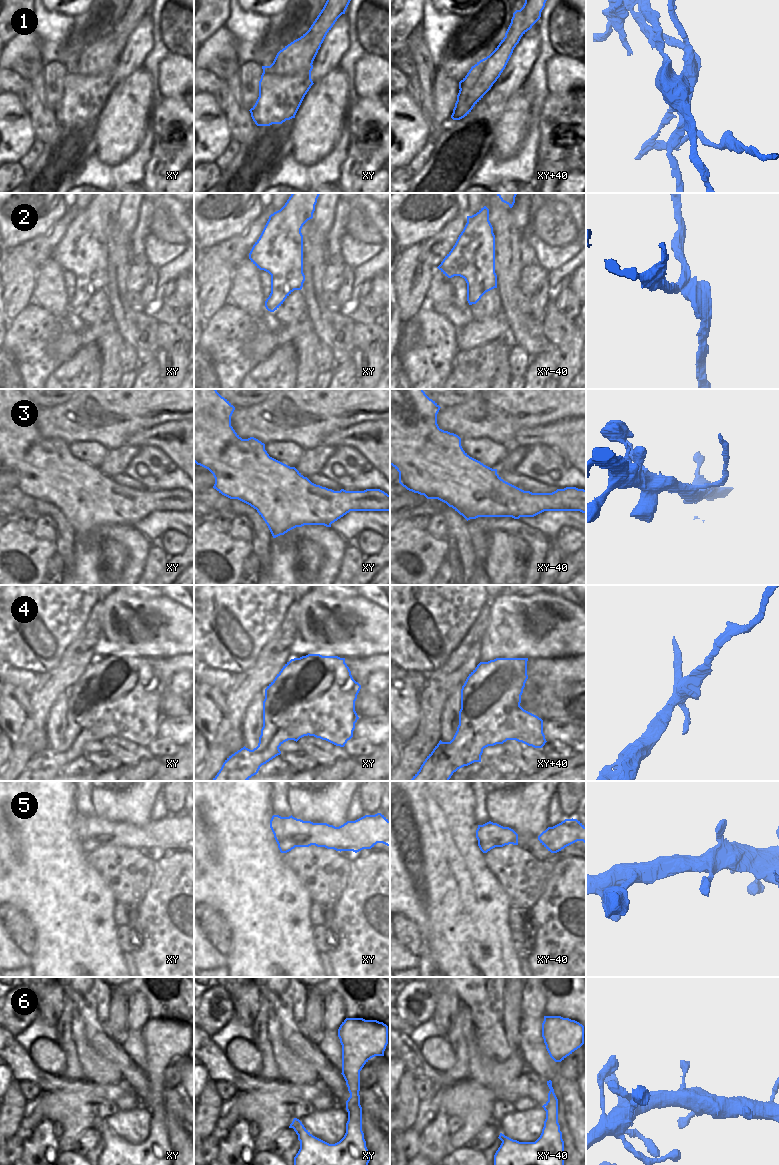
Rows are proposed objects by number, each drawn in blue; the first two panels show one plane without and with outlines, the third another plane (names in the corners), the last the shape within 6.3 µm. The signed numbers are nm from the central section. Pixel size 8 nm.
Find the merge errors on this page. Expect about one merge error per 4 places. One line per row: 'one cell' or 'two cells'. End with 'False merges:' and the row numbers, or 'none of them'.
1: two cells
2: one cell
3: two cells
4: two cells
5: one cell
6: one cell
False merges: 1, 3, 4

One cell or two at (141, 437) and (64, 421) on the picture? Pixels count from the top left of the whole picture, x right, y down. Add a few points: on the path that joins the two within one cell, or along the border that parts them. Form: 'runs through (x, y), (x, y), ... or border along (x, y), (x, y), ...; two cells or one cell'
border along (153, 426), (136, 431), (125, 443); two cells

